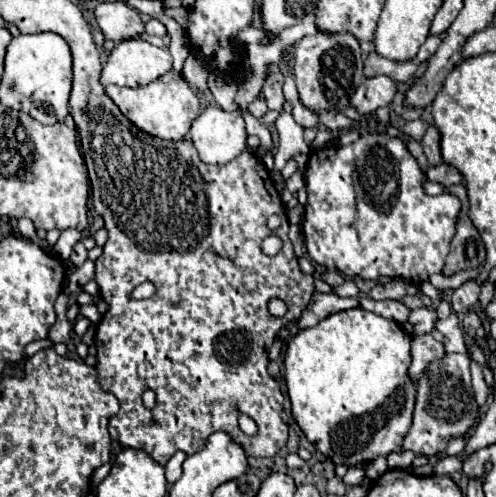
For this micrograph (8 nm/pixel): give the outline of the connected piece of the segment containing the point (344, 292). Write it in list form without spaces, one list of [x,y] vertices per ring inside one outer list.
[[[344,282],[344,284],[335,287],[333,292],[340,297],[359,297],[361,295],[354,282]]]

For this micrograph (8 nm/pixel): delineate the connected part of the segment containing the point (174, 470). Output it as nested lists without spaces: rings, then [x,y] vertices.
[[[176,452],[170,460],[170,476],[166,476],[168,480],[178,480],[182,476],[182,462],[184,462],[186,454],[184,452]]]

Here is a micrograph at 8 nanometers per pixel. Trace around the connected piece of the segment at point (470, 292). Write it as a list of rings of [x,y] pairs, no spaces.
[[[470,280],[466,284],[462,284],[458,290],[452,292],[450,296],[450,304],[452,304],[452,310],[458,314],[458,312],[468,312],[472,306],[478,304],[478,296],[480,296],[480,286]]]

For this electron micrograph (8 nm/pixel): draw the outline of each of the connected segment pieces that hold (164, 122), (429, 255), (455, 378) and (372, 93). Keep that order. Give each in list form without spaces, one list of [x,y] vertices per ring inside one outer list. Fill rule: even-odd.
[[[170,70],[158,80],[150,82],[148,86],[142,86],[136,90],[106,86],[106,94],[136,128],[162,140],[182,140],[190,130],[190,124],[200,114],[200,100],[196,92],[186,84],[186,80],[176,70]]]
[[[372,132],[372,134],[366,134],[366,136],[360,136],[360,140],[358,142],[354,142],[352,144],[354,146],[354,150],[356,150],[356,154],[358,154],[358,160],[356,160],[356,172],[354,172],[354,150],[350,148],[350,146],[326,146],[326,148],[322,148],[322,150],[312,150],[310,152],[310,158],[308,158],[308,164],[306,164],[306,172],[304,172],[304,180],[306,180],[306,188],[308,188],[308,202],[306,202],[306,214],[304,214],[304,222],[302,222],[302,232],[304,232],[304,240],[306,240],[306,248],[308,248],[308,256],[312,258],[312,262],[316,262],[316,264],[320,264],[320,266],[324,266],[324,268],[328,268],[328,270],[338,270],[342,276],[346,276],[346,278],[354,278],[354,276],[360,276],[360,278],[364,278],[364,280],[378,280],[380,276],[388,276],[388,278],[404,278],[404,280],[416,280],[416,282],[424,282],[424,280],[428,280],[428,276],[430,274],[442,274],[442,270],[444,270],[444,260],[446,260],[446,254],[448,254],[448,242],[454,238],[454,232],[456,232],[456,218],[458,218],[458,212],[460,212],[460,200],[458,200],[458,196],[454,196],[454,194],[450,194],[450,192],[442,192],[440,196],[426,196],[424,194],[424,190],[422,190],[422,172],[420,172],[420,166],[418,166],[418,162],[416,162],[416,158],[406,150],[406,146],[404,146],[404,142],[400,140],[400,138],[390,138],[390,136],[386,136],[386,134],[380,134],[380,132]],[[354,188],[356,188],[356,220],[354,220]]]
[[[446,354],[426,366],[418,378],[418,396],[412,428],[404,440],[404,450],[436,458],[442,454],[452,438],[460,438],[472,430],[478,422],[478,402],[472,394],[470,358],[466,354]]]
[[[388,76],[366,78],[350,96],[350,106],[362,116],[370,116],[378,108],[388,106],[394,94],[396,94],[396,84]]]

